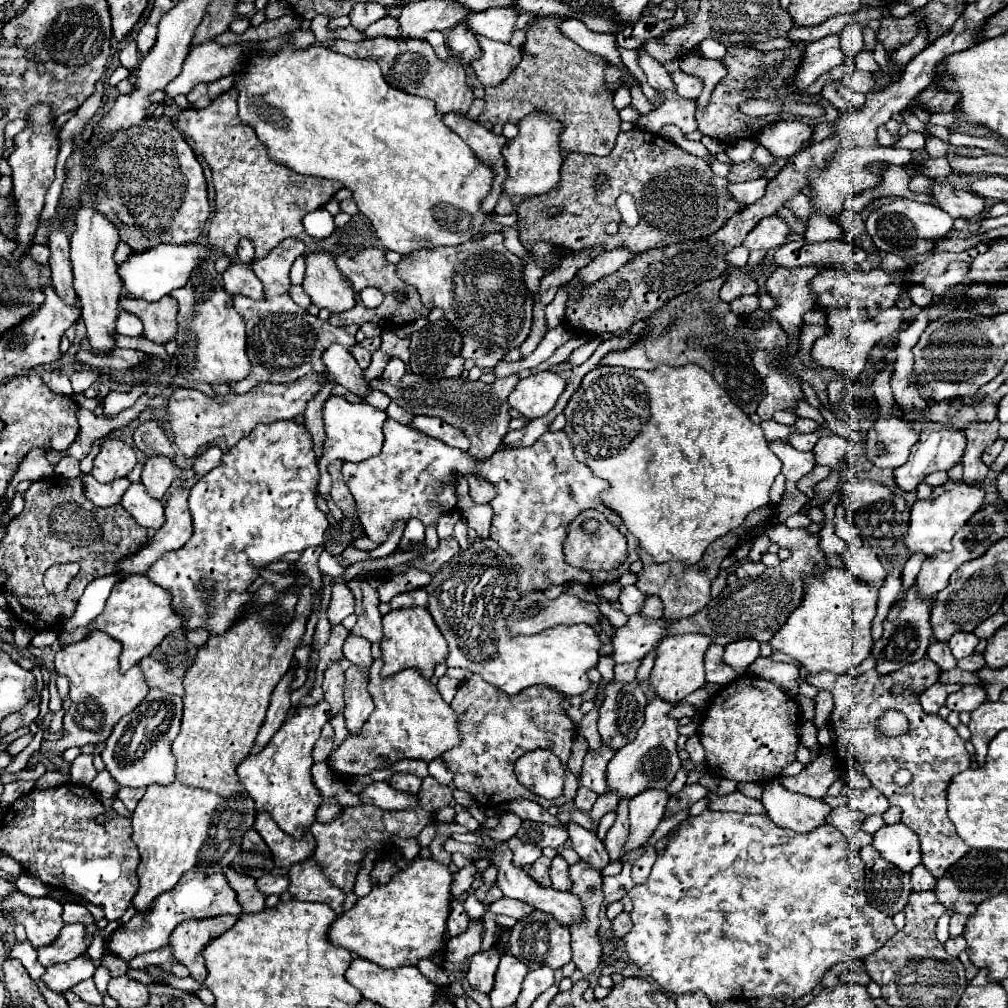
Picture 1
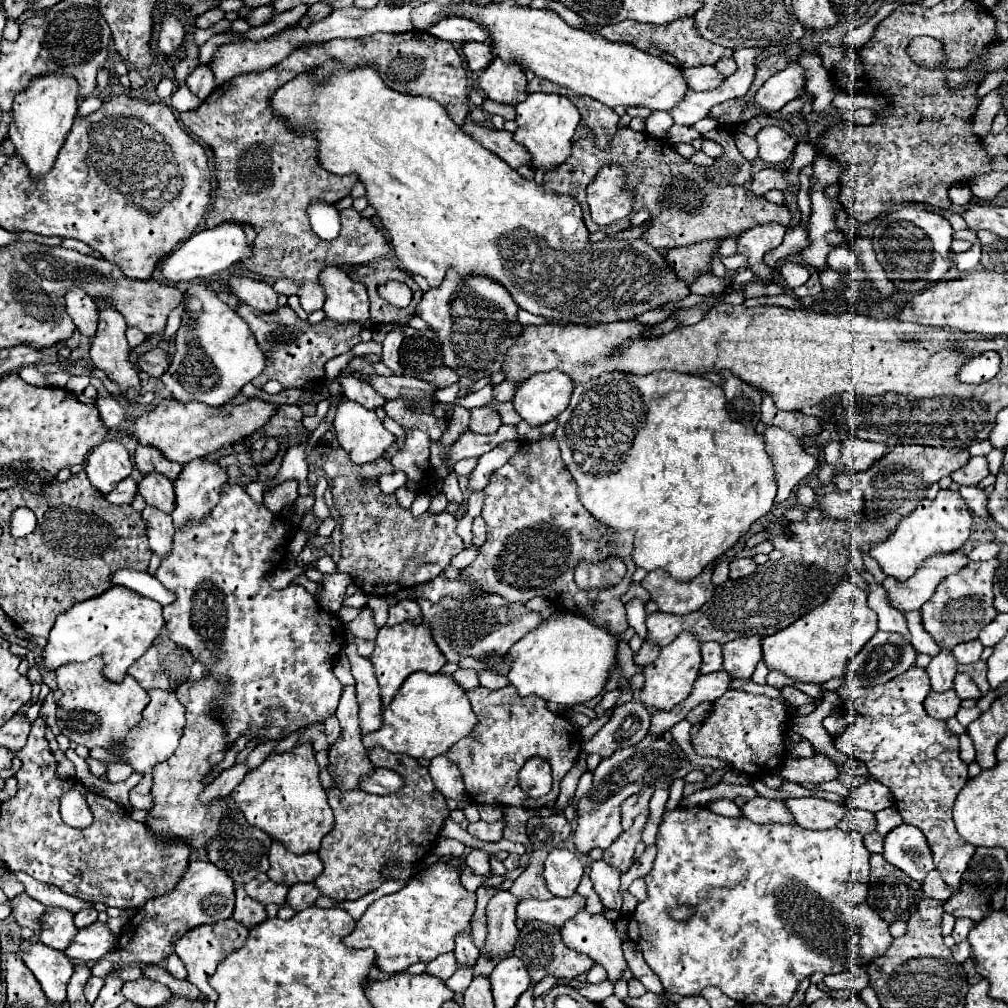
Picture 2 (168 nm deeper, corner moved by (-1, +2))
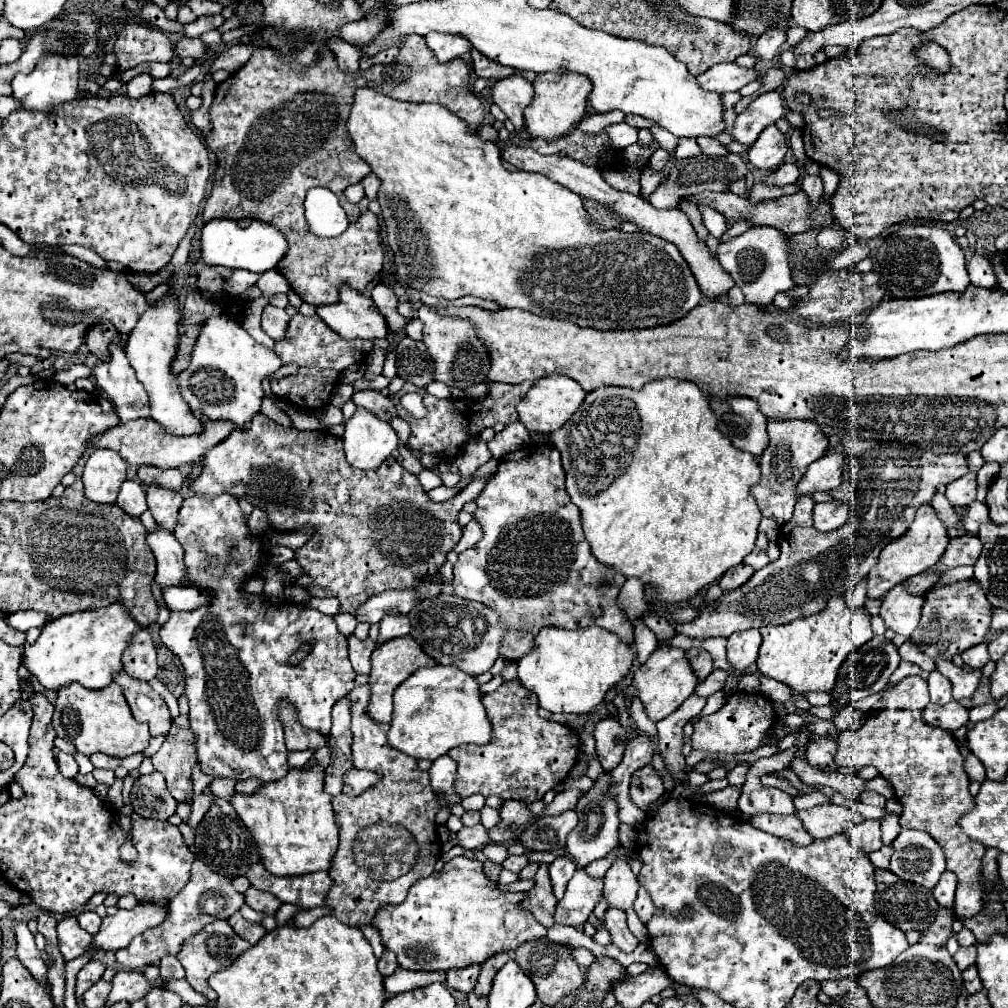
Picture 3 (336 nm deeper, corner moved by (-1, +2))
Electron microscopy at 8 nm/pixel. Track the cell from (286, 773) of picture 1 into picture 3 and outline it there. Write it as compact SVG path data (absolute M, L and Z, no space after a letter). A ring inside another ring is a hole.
M321 765L289 769L283 779L265 783L251 795L233 793L231 803L257 841L261 863L273 875L305 875L329 869L337 849L339 829L335 825L331 797L323 789Z

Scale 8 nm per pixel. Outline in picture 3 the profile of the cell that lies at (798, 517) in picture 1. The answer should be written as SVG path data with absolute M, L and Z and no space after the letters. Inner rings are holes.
M767 419L767 433L769 445L761 455L761 481L751 489L761 513L765 517L775 517L781 525L787 523L793 515L795 499L797 499L797 485L807 471L807 467L825 455L827 451L827 437L813 421L771 421Z

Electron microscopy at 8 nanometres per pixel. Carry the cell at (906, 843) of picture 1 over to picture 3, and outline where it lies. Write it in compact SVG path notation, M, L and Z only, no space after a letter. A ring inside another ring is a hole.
M905 829L899 833L899 837L893 841L893 857L891 857L891 865L889 869L899 875L905 881L923 885L927 889L933 889L941 877L941 873L945 871L945 857L941 847L937 845L937 841L927 835L925 831L915 831L915 829Z

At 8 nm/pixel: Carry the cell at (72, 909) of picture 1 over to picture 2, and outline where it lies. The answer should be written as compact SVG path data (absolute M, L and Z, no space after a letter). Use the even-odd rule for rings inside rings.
M83 909L79 913L75 913L75 925L81 927L89 927L91 923L97 921L97 911L95 909Z

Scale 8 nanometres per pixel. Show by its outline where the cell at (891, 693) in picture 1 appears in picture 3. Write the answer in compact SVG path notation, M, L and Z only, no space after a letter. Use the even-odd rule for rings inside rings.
M905 677L903 681L899 681L897 685L885 689L881 693L881 701L885 705L885 709L877 711L875 715L871 715L867 719L867 723L863 723L859 729L851 729L851 731L843 731L837 737L837 753L835 753L835 763L837 765L845 765L845 767L861 767L861 765L873 765L877 767L877 771L891 781L891 785L895 787L895 797L899 797L897 801L903 805L903 813L899 817L899 823L903 829L919 829L929 833L945 851L945 859L947 859L947 869L953 871L957 875L957 895L955 895L955 915L957 917L971 917L973 913L977 913L985 899L981 893L981 885L979 885L979 869L981 869L981 857L985 853L985 847L979 845L977 841L971 841L959 827L957 819L971 809L973 805L973 797L969 793L969 775L963 769L963 755L959 753L957 741L951 737L949 731L945 729L937 729L933 725L927 725L921 717L921 711L927 707L929 703L929 693L927 693L927 681L917 677Z

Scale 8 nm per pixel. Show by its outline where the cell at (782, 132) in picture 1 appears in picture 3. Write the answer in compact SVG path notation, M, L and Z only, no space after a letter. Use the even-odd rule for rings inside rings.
M769 125L751 145L749 161L757 169L777 169L783 163L787 149L785 135L775 125Z

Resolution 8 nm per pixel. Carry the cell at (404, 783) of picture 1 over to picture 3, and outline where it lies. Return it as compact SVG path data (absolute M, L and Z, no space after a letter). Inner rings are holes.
M351 769L349 773L345 773L345 785L343 785L343 793L347 793L349 797L355 797L359 793L363 793L365 789L377 785L381 781L381 775L375 771L359 771L359 769Z

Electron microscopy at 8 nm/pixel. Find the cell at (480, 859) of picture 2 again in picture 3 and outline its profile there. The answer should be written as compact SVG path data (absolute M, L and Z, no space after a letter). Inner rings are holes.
M489 843L489 845L485 845L485 847L481 849L481 853L483 853L489 861L493 861L493 863L497 863L497 865L501 865L501 863L507 859L507 847L505 847L505 845L499 845L499 843Z

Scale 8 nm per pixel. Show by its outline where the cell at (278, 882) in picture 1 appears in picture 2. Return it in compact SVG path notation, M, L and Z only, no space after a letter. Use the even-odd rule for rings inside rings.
M257 879L245 883L243 887L245 887L245 893L249 897L253 897L255 901L259 901L261 905L269 905L269 903L283 905L285 903L285 897L287 897L287 891L289 891L283 885L273 885L273 881L259 883Z

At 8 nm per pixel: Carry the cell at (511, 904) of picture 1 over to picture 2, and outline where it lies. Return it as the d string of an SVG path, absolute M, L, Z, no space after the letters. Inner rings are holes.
M575 893L567 899L557 899L557 897L553 897L549 901L529 899L529 901L521 901L517 905L517 917L519 919L537 919L537 921L543 921L543 923L549 923L549 925L561 929L583 907L585 907L585 897L579 893Z

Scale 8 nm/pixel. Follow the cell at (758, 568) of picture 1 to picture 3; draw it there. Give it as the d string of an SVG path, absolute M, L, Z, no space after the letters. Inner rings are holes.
M745 563L735 565L735 567L731 567L731 569L725 571L725 575L721 577L719 585L721 585L723 591L725 591L725 589L737 589L737 587L743 585L753 573L755 573L755 569L753 569L751 565L745 565Z

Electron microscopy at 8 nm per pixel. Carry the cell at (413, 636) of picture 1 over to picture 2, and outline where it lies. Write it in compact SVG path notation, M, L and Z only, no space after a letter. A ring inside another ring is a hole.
M395 625L395 627L383 627L379 629L379 635L375 639L375 651L371 653L371 663L375 667L375 675L381 685L381 701L383 707L391 703L397 689L403 685L403 681L415 673L415 671L427 671L437 673L447 661L441 657L441 651L437 645L433 645L433 639L429 637L429 629L425 625Z

